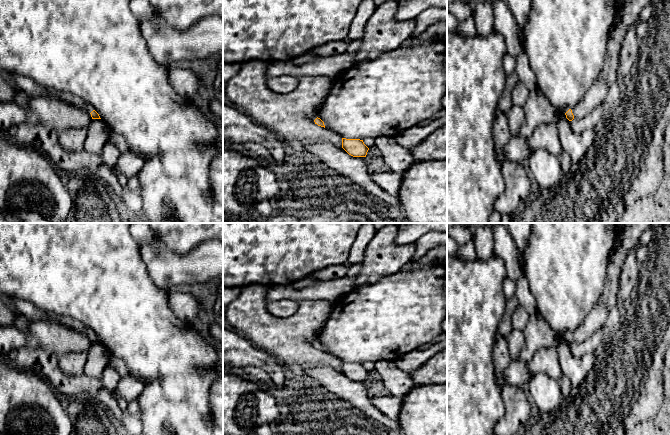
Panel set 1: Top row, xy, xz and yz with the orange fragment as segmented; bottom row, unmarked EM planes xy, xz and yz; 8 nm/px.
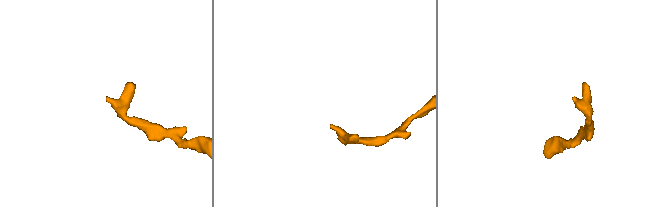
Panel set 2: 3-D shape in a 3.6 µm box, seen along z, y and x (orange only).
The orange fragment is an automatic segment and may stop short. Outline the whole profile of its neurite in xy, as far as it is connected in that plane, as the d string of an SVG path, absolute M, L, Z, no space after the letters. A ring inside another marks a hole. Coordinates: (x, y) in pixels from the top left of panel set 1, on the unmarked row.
M10 297L6 299L16 312L28 317L31 321L38 321L41 319L50 319L64 324L74 330L85 333L91 338L92 343L101 343L99 338L93 331L87 328L83 323L70 317L60 316L53 313L46 313L40 308L36 307L32 302L25 301L20 298Z

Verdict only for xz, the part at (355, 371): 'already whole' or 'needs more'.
already whole

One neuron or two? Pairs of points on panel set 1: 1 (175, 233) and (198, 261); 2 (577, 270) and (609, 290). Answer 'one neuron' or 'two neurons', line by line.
1: two neurons
2: two neurons

